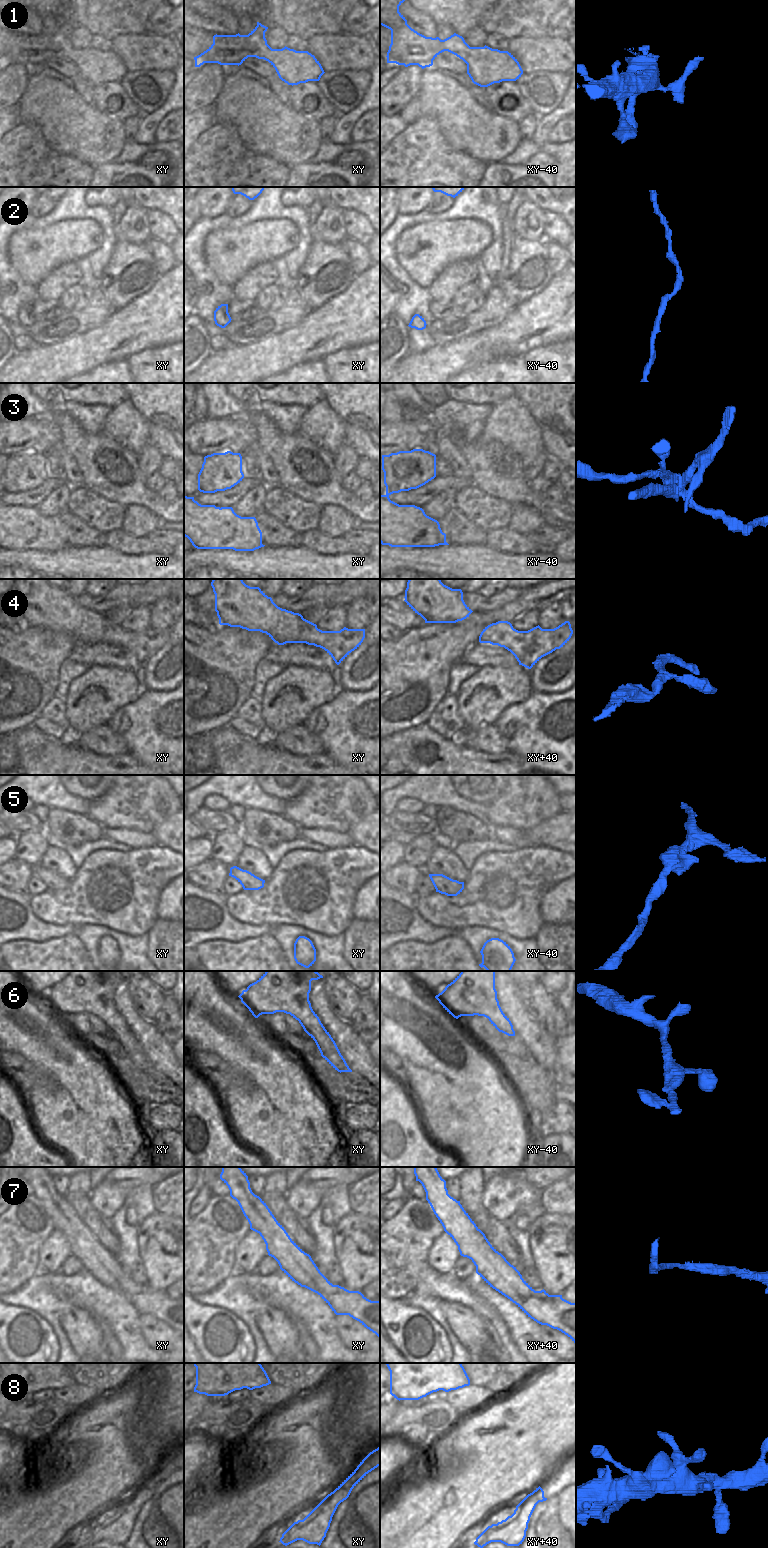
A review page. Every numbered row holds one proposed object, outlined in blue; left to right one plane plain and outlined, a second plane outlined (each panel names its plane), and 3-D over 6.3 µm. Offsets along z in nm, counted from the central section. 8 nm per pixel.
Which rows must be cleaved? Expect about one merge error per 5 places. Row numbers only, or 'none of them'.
3

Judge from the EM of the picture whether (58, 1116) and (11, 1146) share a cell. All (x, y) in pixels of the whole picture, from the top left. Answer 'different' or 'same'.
different

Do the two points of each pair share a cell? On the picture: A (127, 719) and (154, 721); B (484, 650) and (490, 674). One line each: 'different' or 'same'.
A: same
B: different

